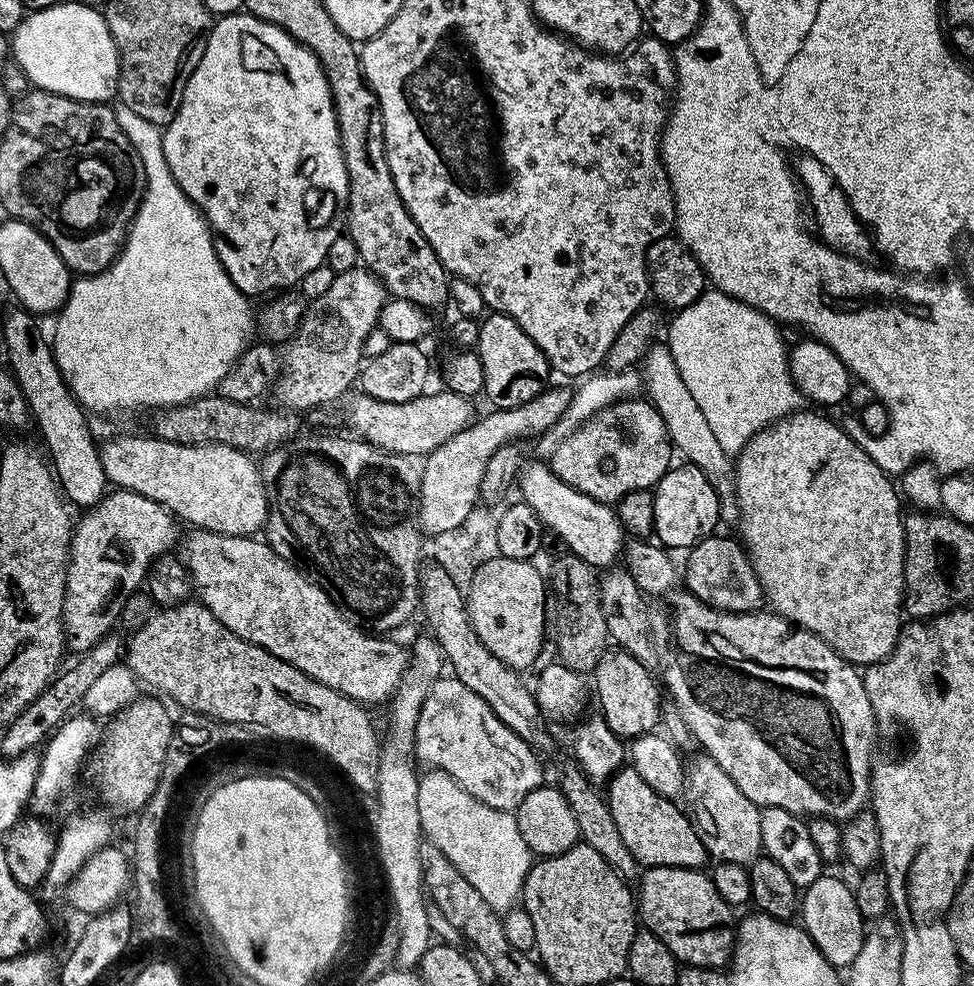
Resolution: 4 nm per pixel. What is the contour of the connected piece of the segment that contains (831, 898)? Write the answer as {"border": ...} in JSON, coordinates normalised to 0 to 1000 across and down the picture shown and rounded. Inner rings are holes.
{"border":[[[843,886],[831,901],[823,905],[823,940],[840,963],[856,980],[870,980],[877,976],[889,948],[889,933],[885,928],[881,909],[874,905],[858,888]]]}

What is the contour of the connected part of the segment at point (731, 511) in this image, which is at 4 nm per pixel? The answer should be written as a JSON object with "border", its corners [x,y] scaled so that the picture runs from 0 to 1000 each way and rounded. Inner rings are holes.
{"border":[[[670,347],[665,350],[659,366],[659,394],[664,405],[668,406],[676,416],[676,420],[680,420],[680,428],[684,428],[686,445],[689,446],[691,455],[697,461],[699,458],[705,470],[717,473],[717,477],[721,477],[721,481],[729,485],[729,493],[733,493],[739,506],[740,528],[759,528],[760,509],[756,505],[756,477],[753,468],[733,444],[725,423],[717,413],[717,408],[713,408],[704,387],[700,387],[700,379],[696,379],[696,371],[692,371],[692,363],[685,348]]]}

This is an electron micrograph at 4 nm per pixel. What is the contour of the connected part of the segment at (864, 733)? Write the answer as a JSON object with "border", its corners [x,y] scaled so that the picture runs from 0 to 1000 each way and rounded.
{"border":[[[691,598],[681,606],[675,608],[667,621],[667,635],[669,653],[674,656],[676,666],[676,677],[682,681],[686,702],[694,713],[691,714],[693,721],[697,722],[698,727],[704,732],[709,749],[716,751],[723,758],[720,759],[722,766],[733,769],[733,773],[737,773],[737,777],[741,777],[741,781],[745,781],[745,785],[754,789],[754,797],[758,797],[758,801],[762,801],[762,805],[766,805],[770,813],[785,819],[811,822],[822,830],[846,828],[859,834],[870,834],[875,829],[883,827],[893,811],[895,768],[899,757],[899,729],[893,716],[886,685],[876,674],[863,667],[844,647],[825,637],[818,637],[800,623],[794,623],[789,619],[738,621],[737,618],[722,613],[705,598]]]}

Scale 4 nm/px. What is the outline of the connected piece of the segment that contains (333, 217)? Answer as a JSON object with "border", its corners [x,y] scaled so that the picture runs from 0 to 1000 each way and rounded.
{"border":[[[239,14],[227,16],[218,25],[218,31],[209,43],[209,54],[187,95],[187,103],[179,120],[167,131],[168,155],[175,176],[183,189],[195,201],[195,205],[214,225],[215,232],[223,240],[230,242],[222,247],[222,260],[234,276],[234,280],[244,290],[244,294],[256,302],[262,302],[266,296],[282,297],[296,294],[307,284],[312,284],[333,263],[337,255],[345,247],[355,231],[357,213],[357,173],[353,163],[353,153],[349,147],[349,129],[345,123],[345,109],[341,102],[341,92],[337,86],[337,76],[329,66],[328,59],[312,45],[307,45],[293,28],[286,28],[276,20],[267,20],[258,14]]]}

